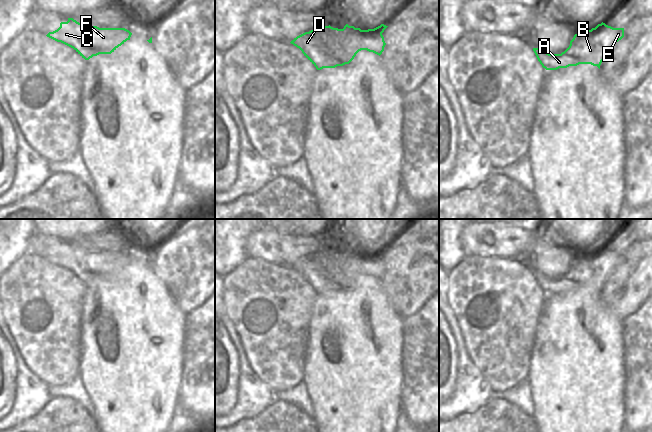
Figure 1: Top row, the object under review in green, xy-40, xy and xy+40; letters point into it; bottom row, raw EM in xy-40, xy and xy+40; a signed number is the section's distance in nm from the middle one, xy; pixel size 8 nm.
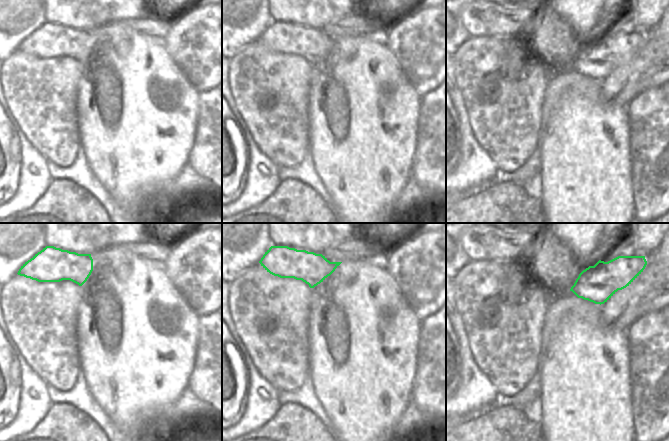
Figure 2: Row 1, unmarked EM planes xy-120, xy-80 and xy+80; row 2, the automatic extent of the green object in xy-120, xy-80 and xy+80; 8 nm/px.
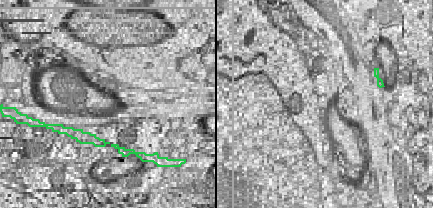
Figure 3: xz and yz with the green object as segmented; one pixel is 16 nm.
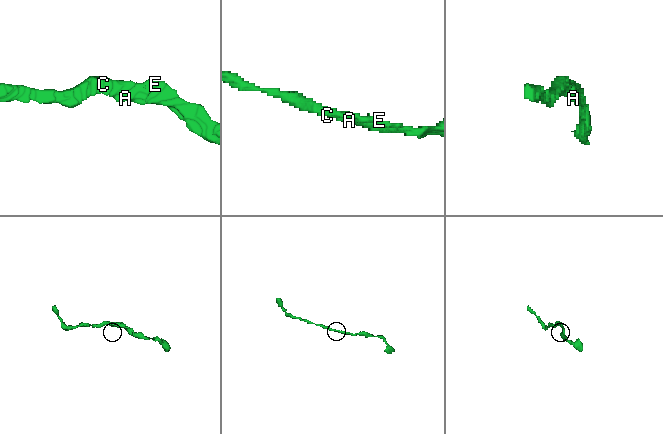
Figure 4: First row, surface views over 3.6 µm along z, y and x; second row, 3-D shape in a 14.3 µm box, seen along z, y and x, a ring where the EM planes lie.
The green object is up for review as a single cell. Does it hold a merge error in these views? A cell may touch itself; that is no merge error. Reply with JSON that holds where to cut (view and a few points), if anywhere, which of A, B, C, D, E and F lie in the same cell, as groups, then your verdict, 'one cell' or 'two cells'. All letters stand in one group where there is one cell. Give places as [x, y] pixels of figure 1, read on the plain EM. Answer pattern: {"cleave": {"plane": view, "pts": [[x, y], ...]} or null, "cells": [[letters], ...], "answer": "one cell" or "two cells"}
{"cleave": null, "cells": [["A", "B", "C", "D", "E", "F"]], "answer": "one cell"}

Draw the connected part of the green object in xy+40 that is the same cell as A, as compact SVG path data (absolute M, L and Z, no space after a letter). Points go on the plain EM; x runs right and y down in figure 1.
M605 247L591 254L575 258L569 271L561 278L549 278L539 272L533 275L546 294L557 294L579 288L600 289L612 271L624 261L624 252L613 252Z

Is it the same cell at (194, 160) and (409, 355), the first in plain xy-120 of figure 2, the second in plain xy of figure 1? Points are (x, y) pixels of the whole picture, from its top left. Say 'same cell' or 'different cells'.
different cells

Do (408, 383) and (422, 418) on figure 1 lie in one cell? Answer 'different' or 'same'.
same

